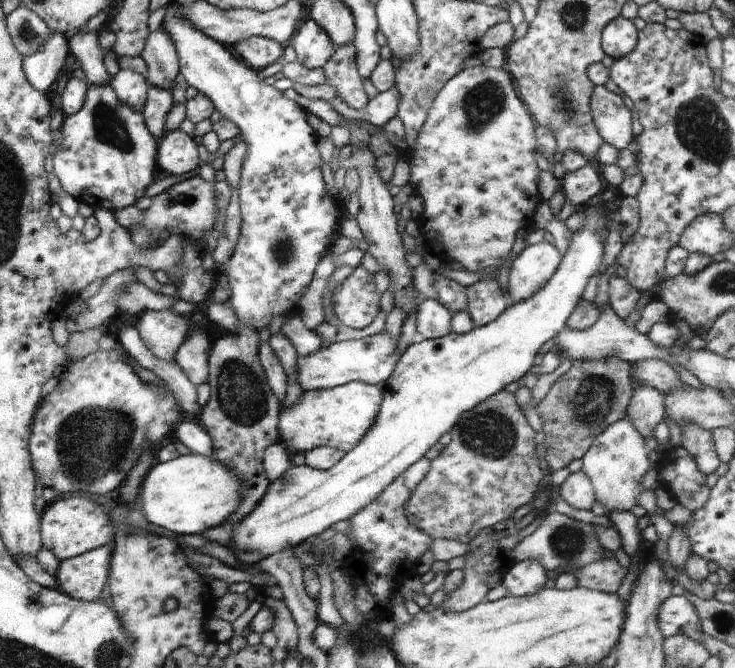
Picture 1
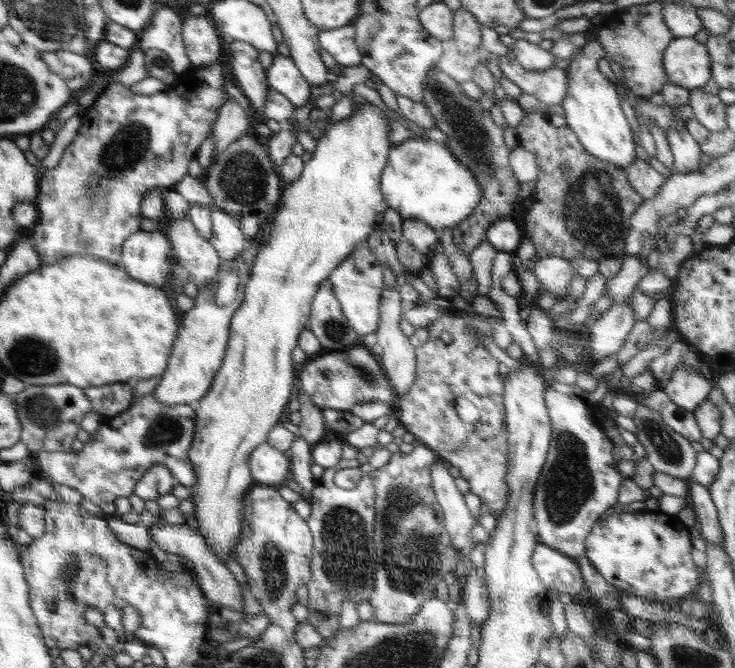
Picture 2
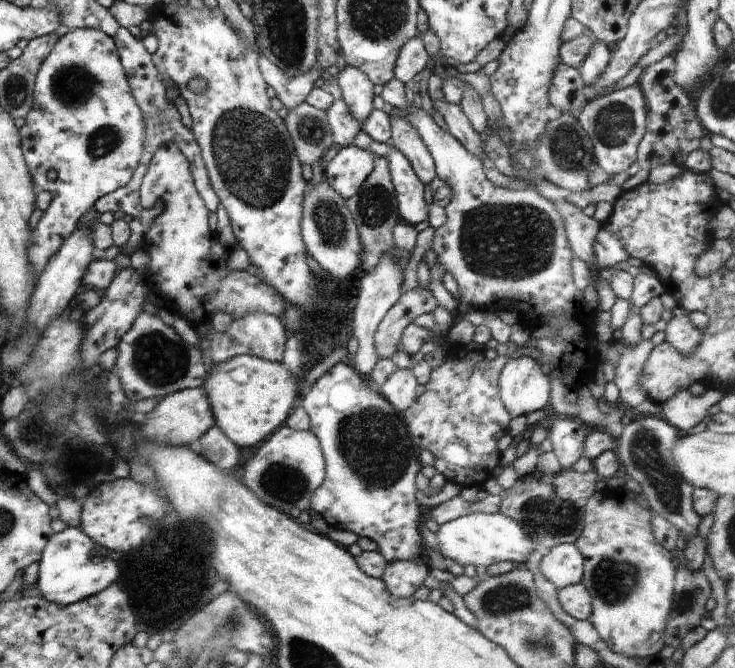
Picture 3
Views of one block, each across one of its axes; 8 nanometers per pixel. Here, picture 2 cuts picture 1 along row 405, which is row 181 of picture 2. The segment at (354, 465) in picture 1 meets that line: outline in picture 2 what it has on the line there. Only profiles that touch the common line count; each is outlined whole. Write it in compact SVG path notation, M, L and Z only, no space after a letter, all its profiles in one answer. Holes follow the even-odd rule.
M420 138L408 139L389 150L389 158L381 176L380 189L384 193L388 208L396 210L403 220L419 219L438 231L445 228L454 229L473 214L474 208L482 198L482 189L468 166L459 162L445 144Z

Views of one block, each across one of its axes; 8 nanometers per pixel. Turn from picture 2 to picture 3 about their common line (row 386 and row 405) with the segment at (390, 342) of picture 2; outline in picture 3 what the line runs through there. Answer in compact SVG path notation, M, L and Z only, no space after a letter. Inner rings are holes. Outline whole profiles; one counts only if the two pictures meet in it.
M397 368L377 389L398 412L402 412L417 399L418 384L411 369Z

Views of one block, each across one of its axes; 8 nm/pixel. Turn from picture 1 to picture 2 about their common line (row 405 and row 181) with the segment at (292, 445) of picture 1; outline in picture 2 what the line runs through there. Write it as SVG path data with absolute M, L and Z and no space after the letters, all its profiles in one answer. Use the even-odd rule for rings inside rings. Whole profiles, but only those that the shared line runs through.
M352 96L355 98L355 112L346 121L340 123L331 123L327 132L324 133L323 138L318 141L316 150L313 152L313 156L310 161L305 163L304 170L300 174L300 178L296 178L294 182L283 183L281 188L280 202L277 205L275 216L271 224L270 238L266 241L266 244L262 246L254 264L251 268L250 278L245 286L245 293L240 308L234 312L230 324L230 338L228 339L227 351L225 354L222 367L216 373L212 385L208 392L195 403L195 423L196 428L194 431L194 438L192 446L188 450L188 458L192 462L192 466L196 472L196 485L192 485L189 489L191 491L189 497L190 500L196 501L194 504L194 516L198 518L198 532L200 536L204 537L206 544L210 546L210 550L214 554L214 557L221 560L228 560L228 558L235 558L234 548L236 544L240 542L242 538L242 522L244 522L244 496L248 494L248 490L252 486L256 485L256 482L248 467L248 460L250 460L250 454L260 446L264 444L268 438L268 433L274 425L278 424L284 408L288 406L292 396L292 388L294 388L294 381L298 381L296 374L294 374L294 364L292 361L292 350L298 346L298 338L300 333L308 327L308 319L310 316L311 302L316 294L320 284L329 278L329 274L336 268L353 250L354 247L360 242L367 240L368 236L380 229L383 222L383 215L386 210L389 210L386 201L384 200L384 193L380 189L381 176L386 167L389 150L393 147L389 141L388 136L391 130L389 126L390 119L378 108L368 103L360 96Z

